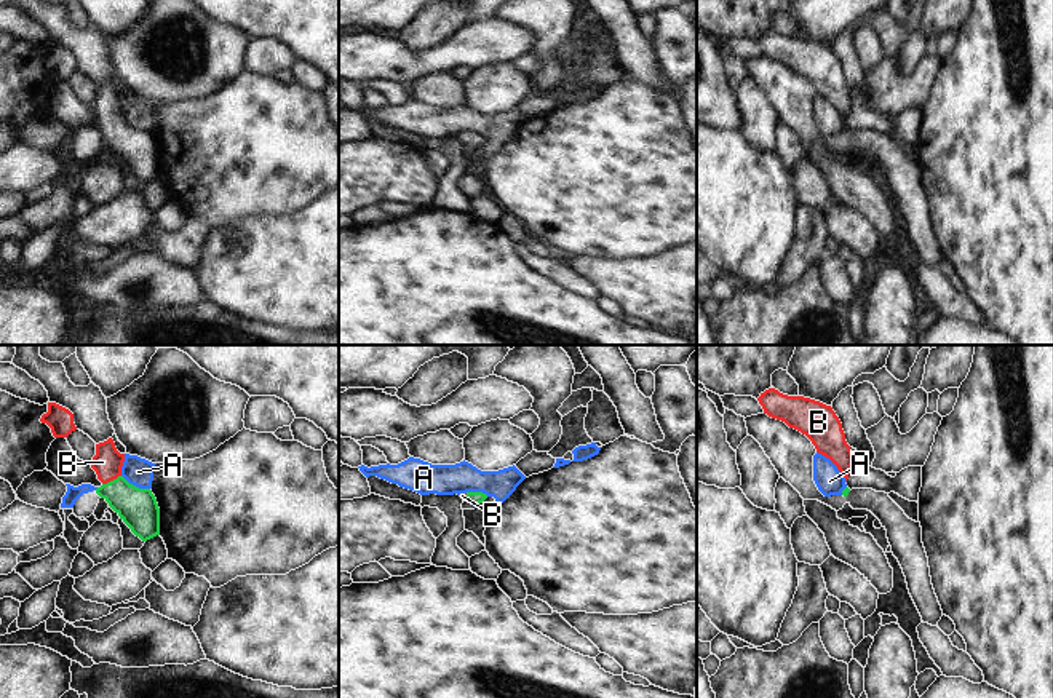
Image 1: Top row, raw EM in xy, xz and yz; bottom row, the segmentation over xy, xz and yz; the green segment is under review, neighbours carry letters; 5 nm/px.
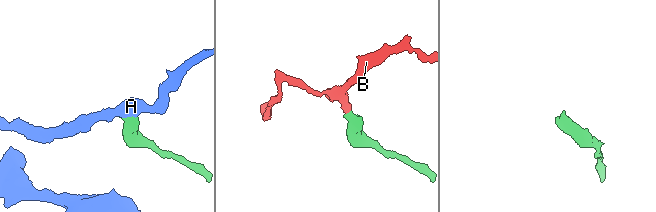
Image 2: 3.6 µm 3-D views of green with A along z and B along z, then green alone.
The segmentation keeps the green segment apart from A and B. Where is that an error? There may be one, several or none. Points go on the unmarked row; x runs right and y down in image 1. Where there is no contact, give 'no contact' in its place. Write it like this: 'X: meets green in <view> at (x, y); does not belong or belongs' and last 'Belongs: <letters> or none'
A: meets green in xy at (135, 128); does not belong
B: meets green in xy at (111, 123); belongs
Belongs: B

